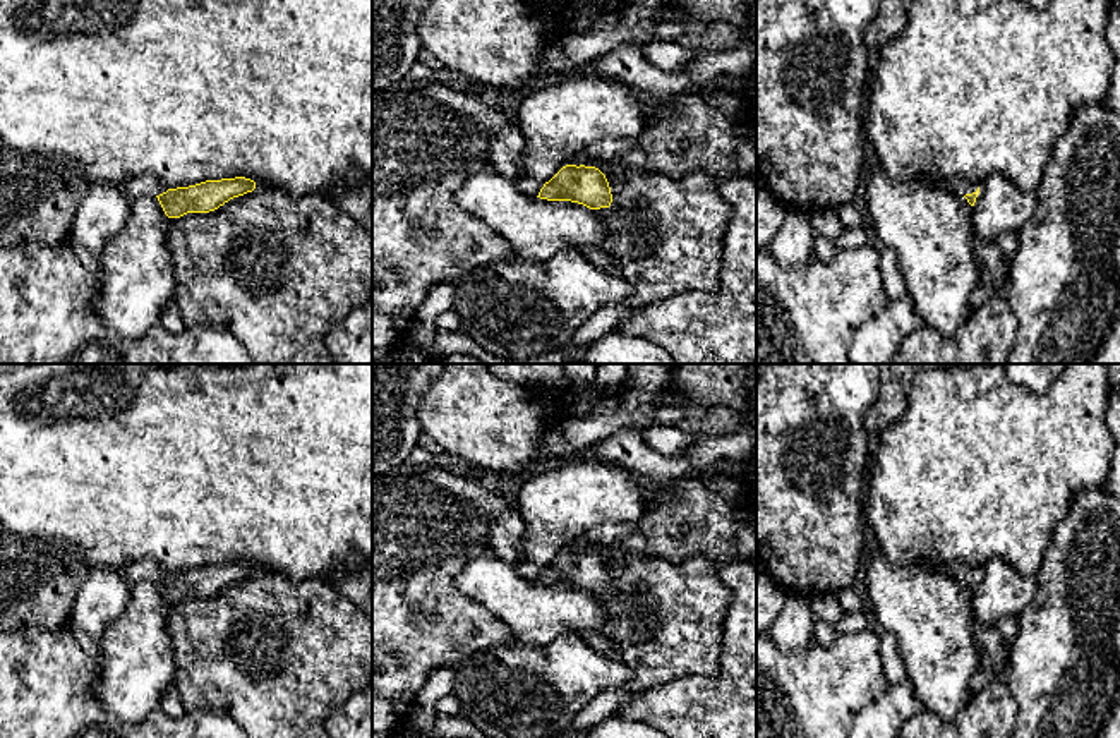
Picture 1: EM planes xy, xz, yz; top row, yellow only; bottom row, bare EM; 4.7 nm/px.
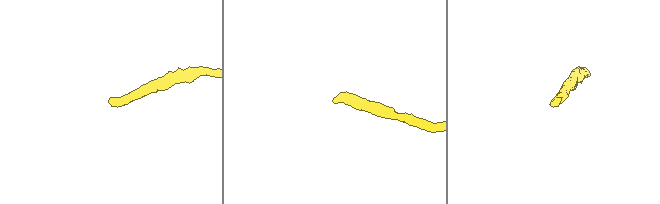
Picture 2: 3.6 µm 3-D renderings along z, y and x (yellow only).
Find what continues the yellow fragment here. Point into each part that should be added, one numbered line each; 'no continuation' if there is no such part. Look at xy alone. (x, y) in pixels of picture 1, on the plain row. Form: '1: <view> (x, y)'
1: xy (139, 570)

